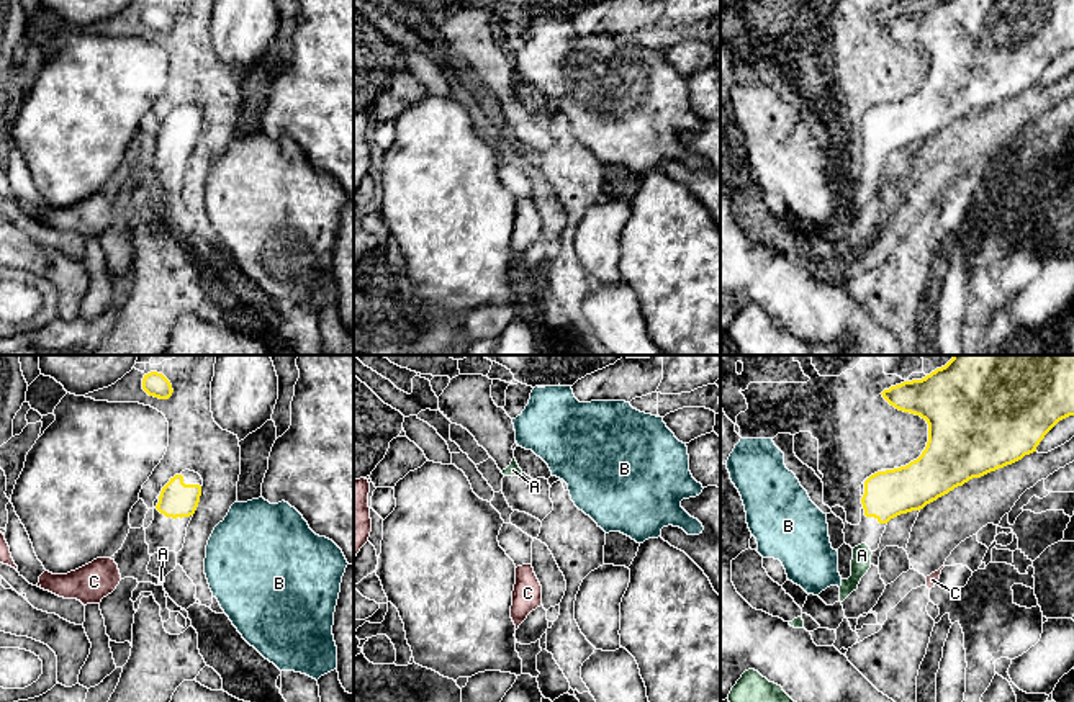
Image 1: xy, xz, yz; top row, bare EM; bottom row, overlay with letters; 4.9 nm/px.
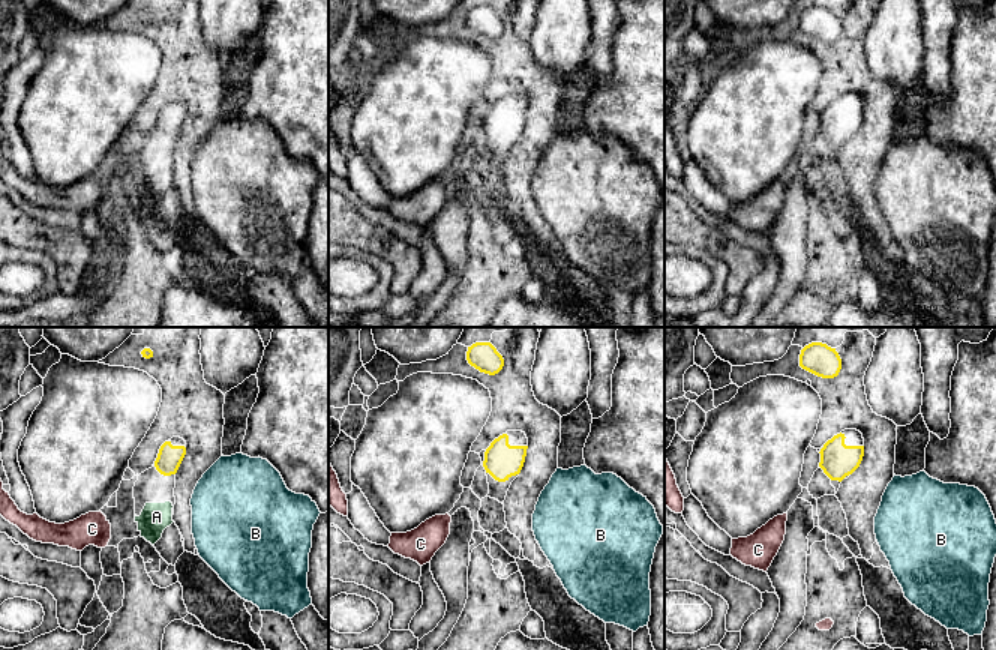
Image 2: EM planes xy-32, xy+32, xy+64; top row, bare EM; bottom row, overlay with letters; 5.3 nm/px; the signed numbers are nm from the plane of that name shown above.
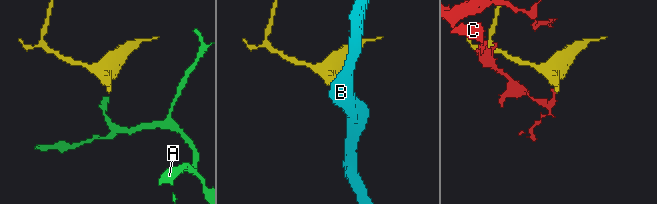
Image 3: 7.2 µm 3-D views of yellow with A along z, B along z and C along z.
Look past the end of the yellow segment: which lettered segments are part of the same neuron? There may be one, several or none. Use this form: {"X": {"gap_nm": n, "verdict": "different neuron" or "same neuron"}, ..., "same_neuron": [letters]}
{"A": {"gap_nm": 130, "verdict": "same neuron"}, "B": {"gap_nm": 130, "verdict": "different neuron"}, "C": {"gap_nm": 300, "verdict": "different neuron"}, "same_neuron": ["A"]}

